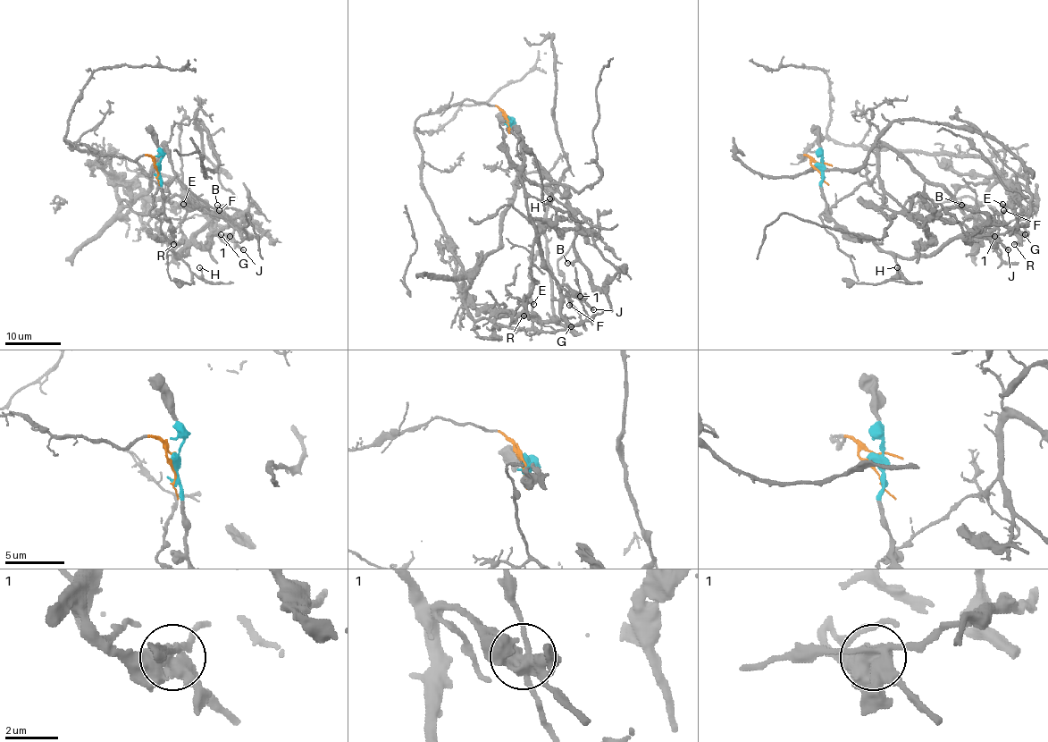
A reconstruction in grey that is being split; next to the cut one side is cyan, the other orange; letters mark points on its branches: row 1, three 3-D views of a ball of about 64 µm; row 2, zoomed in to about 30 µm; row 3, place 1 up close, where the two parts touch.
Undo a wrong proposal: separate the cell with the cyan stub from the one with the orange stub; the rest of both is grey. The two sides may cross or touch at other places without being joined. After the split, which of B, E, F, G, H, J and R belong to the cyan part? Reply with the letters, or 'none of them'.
B, E, F, G, H, J, R

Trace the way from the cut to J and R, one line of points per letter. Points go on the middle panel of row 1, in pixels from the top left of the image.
J: (507, 120), (521, 139), (521, 181), (545, 266), (558, 284), (570, 287), (593, 309)
R: (507, 120), (521, 139), (521, 181), (563, 316), (543, 321), (498, 307), (514, 319), (524, 316)

